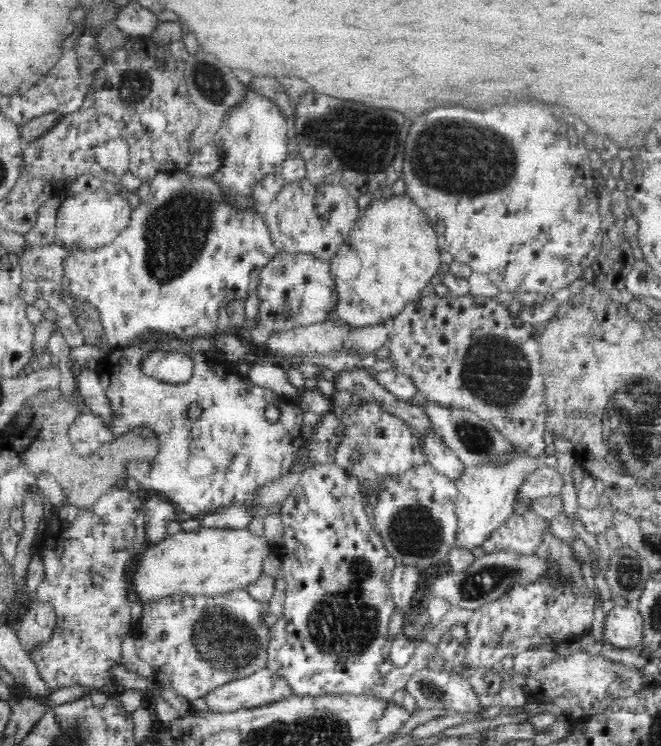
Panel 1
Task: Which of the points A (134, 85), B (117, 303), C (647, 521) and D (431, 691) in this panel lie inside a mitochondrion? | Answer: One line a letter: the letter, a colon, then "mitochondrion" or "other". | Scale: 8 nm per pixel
A: mitochondrion
B: other
C: other
D: mitochondrion

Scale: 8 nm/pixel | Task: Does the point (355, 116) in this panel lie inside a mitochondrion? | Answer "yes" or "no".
yes

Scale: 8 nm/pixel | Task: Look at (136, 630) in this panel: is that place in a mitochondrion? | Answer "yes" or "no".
no

